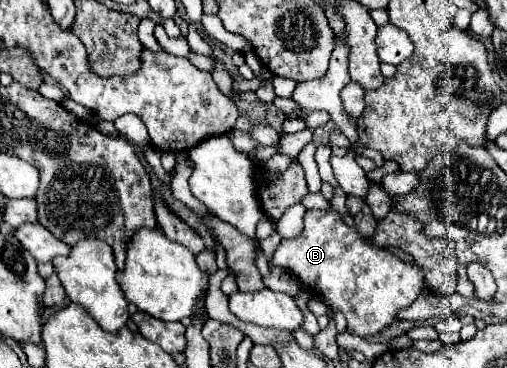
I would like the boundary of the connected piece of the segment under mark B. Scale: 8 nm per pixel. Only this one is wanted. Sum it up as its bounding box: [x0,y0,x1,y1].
[272,207,424,337]

